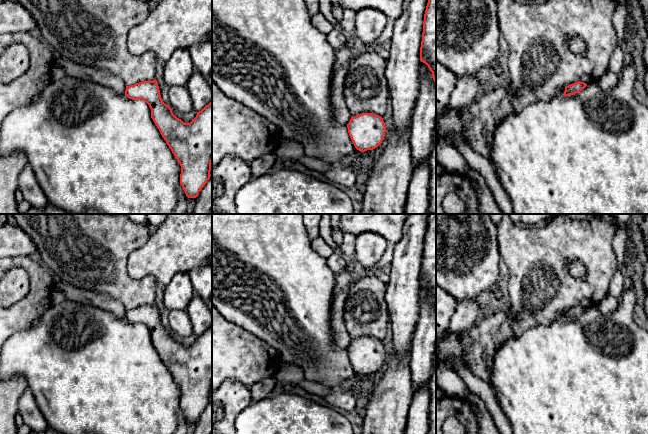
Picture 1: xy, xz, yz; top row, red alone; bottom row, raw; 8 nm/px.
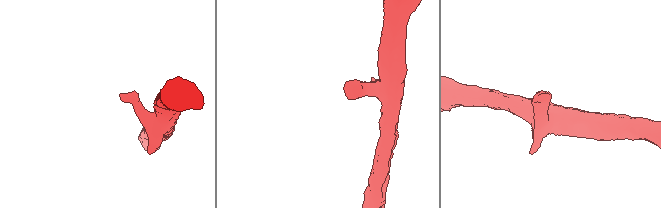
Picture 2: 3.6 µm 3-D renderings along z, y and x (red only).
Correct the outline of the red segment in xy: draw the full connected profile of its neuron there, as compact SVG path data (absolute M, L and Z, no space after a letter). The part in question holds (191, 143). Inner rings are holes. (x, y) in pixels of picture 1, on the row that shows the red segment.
M157 80L143 81L126 86L125 95L132 99L142 99L151 109L151 118L159 129L162 137L171 149L181 166L180 184L188 198L196 198L210 179L212 162L212 101L190 123L184 123L177 118L166 105L160 95Z

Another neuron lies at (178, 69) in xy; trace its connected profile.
M187 48L174 51L168 61L164 62L162 79L167 86L185 86L195 71L190 52Z

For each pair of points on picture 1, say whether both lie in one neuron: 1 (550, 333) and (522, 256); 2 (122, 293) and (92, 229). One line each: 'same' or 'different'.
1: different
2: same

